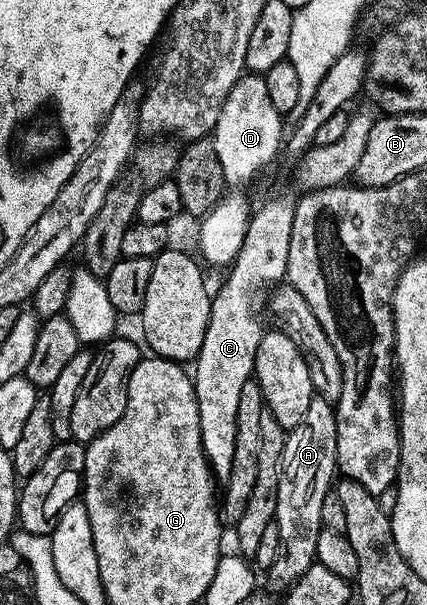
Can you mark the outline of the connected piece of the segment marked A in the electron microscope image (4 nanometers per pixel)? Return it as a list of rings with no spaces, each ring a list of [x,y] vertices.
[[[313,397],[306,413],[298,425],[294,425],[288,431],[286,445],[282,449],[282,461],[280,462],[280,480],[278,481],[278,501],[276,502],[275,523],[278,525],[278,537],[280,548],[278,557],[272,567],[267,568],[266,575],[276,587],[287,589],[296,580],[306,573],[316,562],[316,550],[318,549],[318,533],[322,529],[322,501],[333,490],[334,480],[337,478],[336,466],[336,408],[333,400]]]

